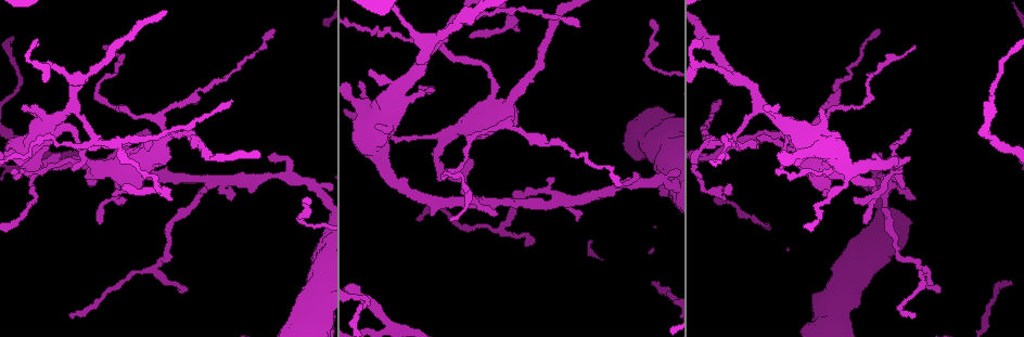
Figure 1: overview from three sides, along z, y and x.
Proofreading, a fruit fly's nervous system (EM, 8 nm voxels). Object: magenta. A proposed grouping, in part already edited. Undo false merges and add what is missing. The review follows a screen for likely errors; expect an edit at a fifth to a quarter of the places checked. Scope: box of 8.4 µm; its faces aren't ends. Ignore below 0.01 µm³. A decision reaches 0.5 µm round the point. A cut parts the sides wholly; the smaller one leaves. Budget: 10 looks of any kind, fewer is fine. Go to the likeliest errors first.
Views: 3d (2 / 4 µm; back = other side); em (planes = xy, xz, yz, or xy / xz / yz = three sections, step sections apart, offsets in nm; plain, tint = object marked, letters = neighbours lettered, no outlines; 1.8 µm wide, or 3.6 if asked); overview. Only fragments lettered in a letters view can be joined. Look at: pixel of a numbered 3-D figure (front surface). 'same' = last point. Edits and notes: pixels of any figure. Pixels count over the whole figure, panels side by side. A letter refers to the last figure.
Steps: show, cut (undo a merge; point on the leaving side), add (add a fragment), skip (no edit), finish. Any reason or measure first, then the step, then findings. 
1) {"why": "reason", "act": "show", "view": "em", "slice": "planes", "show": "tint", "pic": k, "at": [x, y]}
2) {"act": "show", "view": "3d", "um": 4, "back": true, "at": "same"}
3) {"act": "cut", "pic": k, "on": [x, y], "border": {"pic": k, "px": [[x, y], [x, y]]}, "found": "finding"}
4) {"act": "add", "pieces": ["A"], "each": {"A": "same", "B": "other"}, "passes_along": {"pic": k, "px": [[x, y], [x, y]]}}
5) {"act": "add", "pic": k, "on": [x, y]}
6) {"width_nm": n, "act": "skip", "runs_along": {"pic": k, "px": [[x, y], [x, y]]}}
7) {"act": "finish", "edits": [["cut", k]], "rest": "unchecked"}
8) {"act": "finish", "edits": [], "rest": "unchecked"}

{"act": "show", "view": "3d", "um": 2, "pic": 1, "at": [733, 138]}

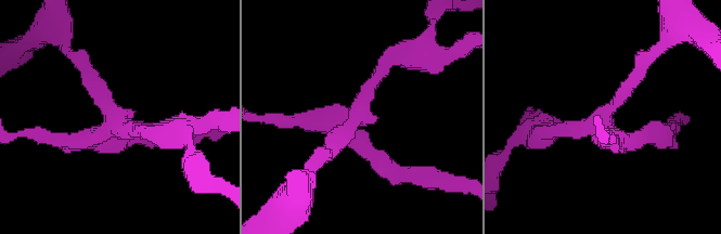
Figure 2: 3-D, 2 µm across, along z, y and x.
{"arms": 4, "why": "shape alone is not enough", "act": "show", "view": "em", "slice": "planes", "show": "letters", "pic": 2, "at": [603, 117]}

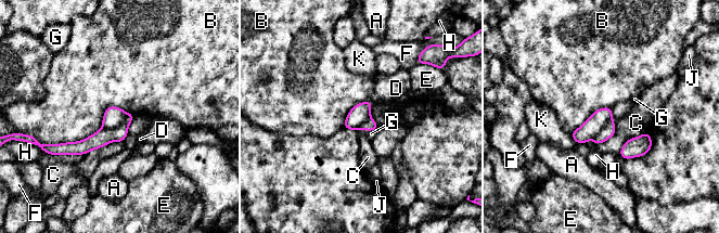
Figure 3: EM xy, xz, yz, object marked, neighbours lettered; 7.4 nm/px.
{"act": "cut", "pic": 3, "on": [103, 137], "each": {"A": "other", "B": "other", "C": "other", "D": "other", "E": "other", "F": "other", "G": "other", "H": "other", "J": "other", "K": "other"}, "border": {"pic": 3, "px": [[127, 113], [118, 126], [102, 127]]}, "found": "a second cell is stuck on"}

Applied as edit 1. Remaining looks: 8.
{"why": "see it whole again", "act": "show", "view": "overview"}

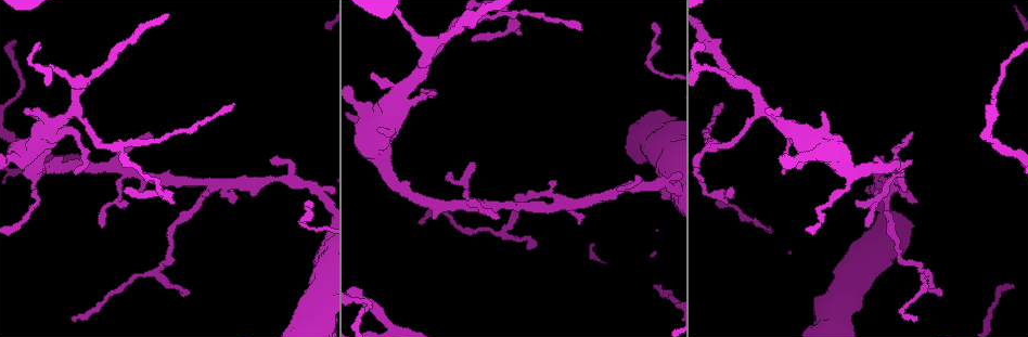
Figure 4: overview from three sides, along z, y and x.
{"why": "free end", "act": "show", "view": "3d", "um": 2, "pic": 4, "at": [25, 107]}

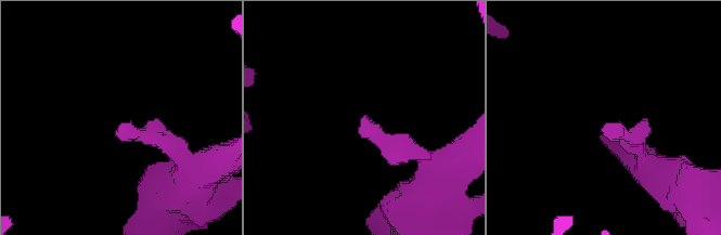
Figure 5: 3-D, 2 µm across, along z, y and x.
{"why": "need the tissue", "act": "show", "view": "em", "um": 3.6, "slice": "planes", "show": "tint", "pic": 5, "at": [362, 135]}

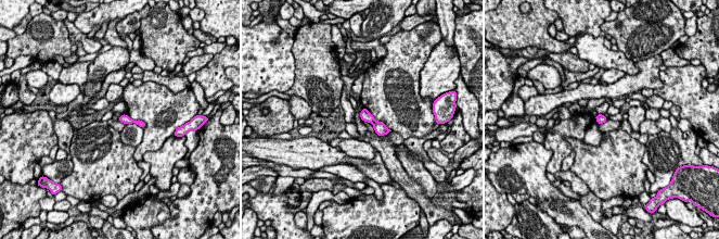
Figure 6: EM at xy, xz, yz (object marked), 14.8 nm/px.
{"why": "see the neighbours", "act": "show", "view": "em", "um": 3.6, "slice": "planes", "show": "letters", "at": "same"}

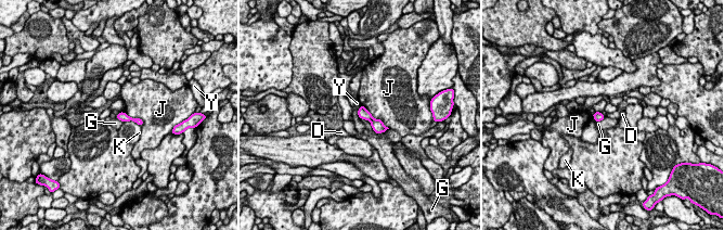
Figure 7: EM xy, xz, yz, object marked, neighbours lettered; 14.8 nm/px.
{"width_nm": 130, "act": "skip", "each": {"D": "other", "G": "other", "J": "other", "K": "other", "Y": "other"}, "border": {"pic": 7, "px": [[361, 104], [358, 111], [359, 117]]}, "found": "no lettered fragment goes on from it"}

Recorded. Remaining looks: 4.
{"why": "an open end", "act": "show", "view": "em", "slice": "yz", "step": 4, "show": "tint", "pic": 4, "at": [883, 159]}

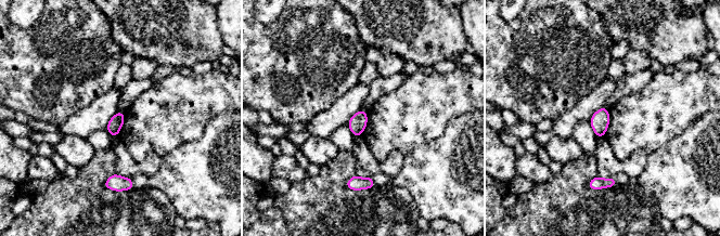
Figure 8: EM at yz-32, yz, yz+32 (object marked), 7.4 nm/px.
{"act": "show", "view": "em", "slice": "planes", "show": "letters", "at": "same"}

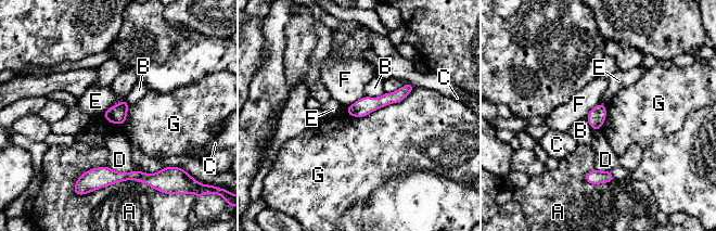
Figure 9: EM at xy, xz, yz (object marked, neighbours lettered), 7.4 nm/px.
{"longest_contact_nm": ["G", 550], "act": "skip", "each": {"A": "other", "B": "other", "C": "other", "D": "other", "E": "other", "F": "other", "G": "other"}, "found": "none of them fits"}

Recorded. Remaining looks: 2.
{"act": "finish", "edits": [["cut", 3]], "rest": "unchecked"}

